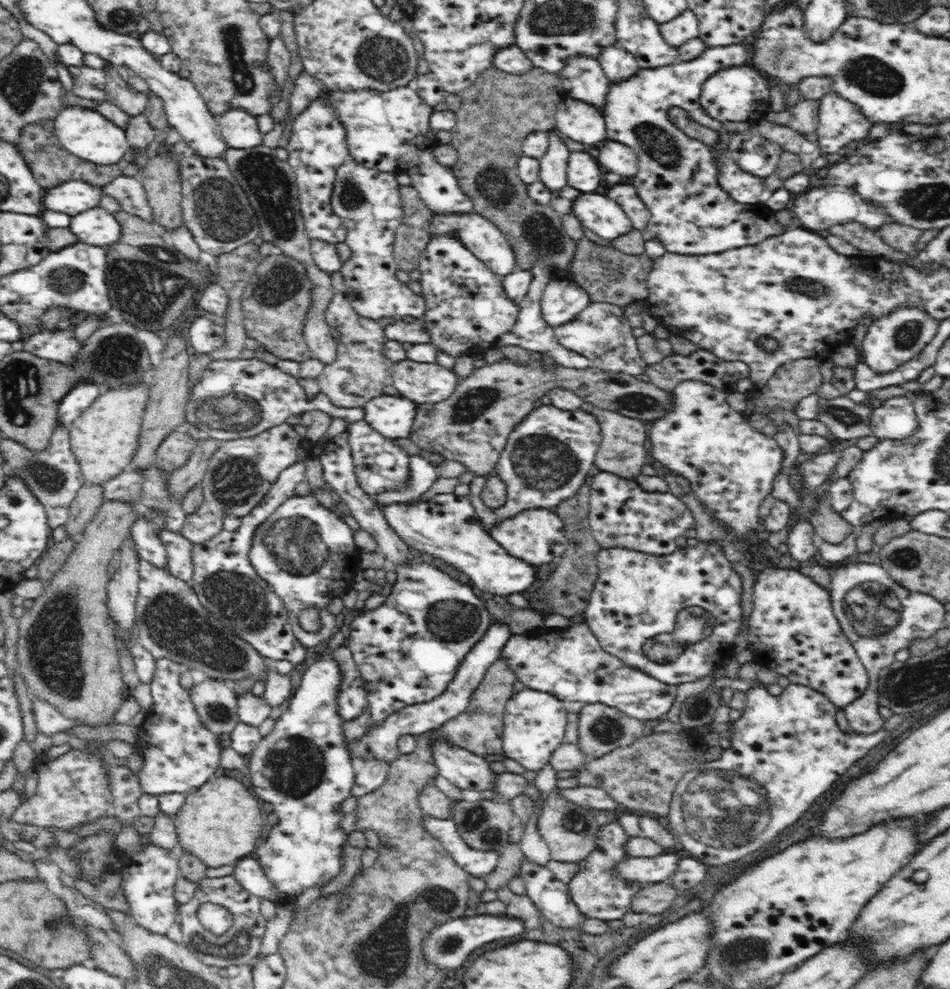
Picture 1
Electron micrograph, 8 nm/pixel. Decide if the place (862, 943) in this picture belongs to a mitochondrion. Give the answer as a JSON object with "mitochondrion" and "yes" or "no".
{"mitochondrion":"no"}

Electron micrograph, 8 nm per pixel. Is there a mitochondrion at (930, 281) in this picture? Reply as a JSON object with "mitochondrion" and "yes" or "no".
{"mitochondrion":"no"}

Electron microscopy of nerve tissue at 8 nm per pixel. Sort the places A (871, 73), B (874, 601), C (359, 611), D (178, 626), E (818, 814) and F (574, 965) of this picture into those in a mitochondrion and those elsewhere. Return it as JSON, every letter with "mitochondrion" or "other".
{"A":"mitochondrion","B":"mitochondrion","C":"other","D":"mitochondrion","E":"other","F":"other"}

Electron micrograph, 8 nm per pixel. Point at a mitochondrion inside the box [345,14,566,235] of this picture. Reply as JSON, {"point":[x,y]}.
{"point":[380,57]}

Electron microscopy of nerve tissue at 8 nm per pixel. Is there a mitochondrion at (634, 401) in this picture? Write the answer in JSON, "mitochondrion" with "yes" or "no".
{"mitochondrion":"yes"}

